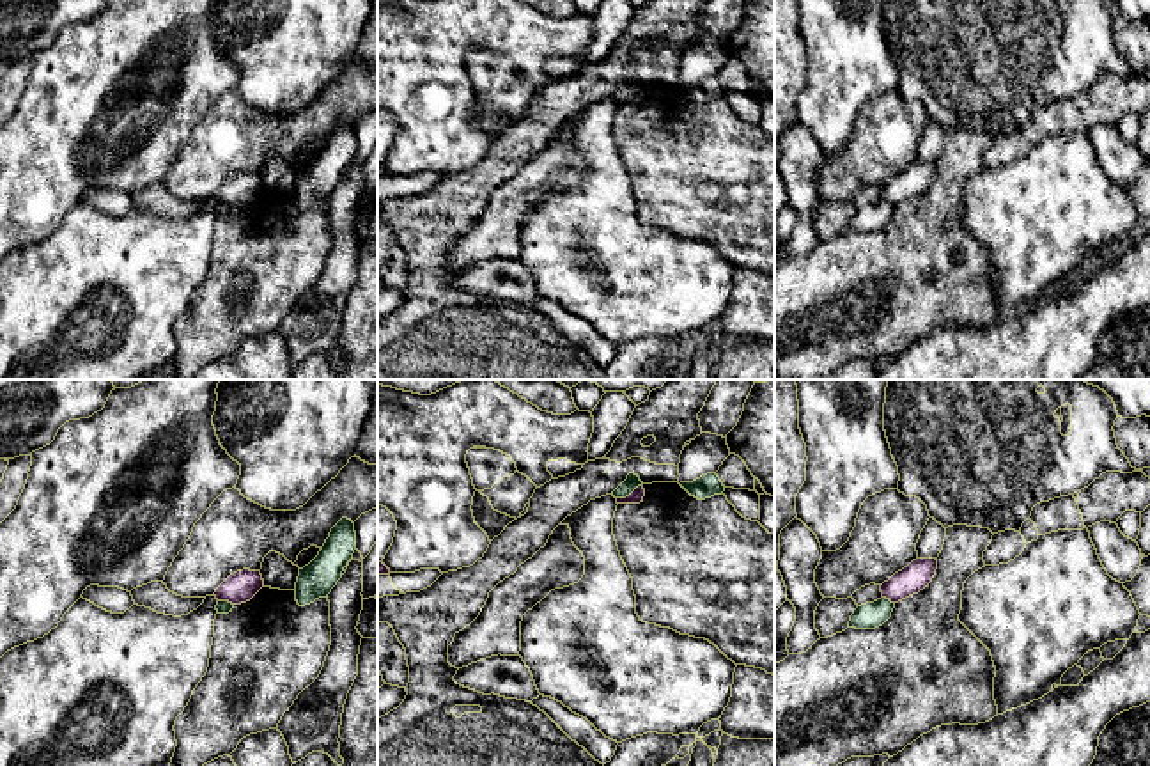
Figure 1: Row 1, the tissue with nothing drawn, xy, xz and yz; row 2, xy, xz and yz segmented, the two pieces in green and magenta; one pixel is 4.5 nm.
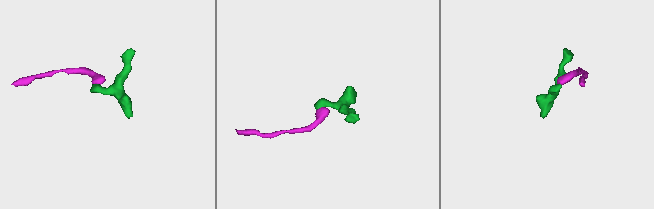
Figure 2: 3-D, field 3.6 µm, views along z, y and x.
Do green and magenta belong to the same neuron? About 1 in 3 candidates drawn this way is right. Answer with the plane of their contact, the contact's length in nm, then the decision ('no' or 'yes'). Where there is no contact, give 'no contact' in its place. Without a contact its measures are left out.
meets green in xz; contact 140 nm long; no

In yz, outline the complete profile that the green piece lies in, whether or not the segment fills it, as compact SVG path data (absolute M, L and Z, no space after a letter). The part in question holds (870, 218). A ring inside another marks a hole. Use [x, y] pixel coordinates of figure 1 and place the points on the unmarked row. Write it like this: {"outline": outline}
{"outline": "M881 200L874 206L861 207L851 218L849 231L875 232L891 220L893 211L895 206L891 206L886 200Z"}

